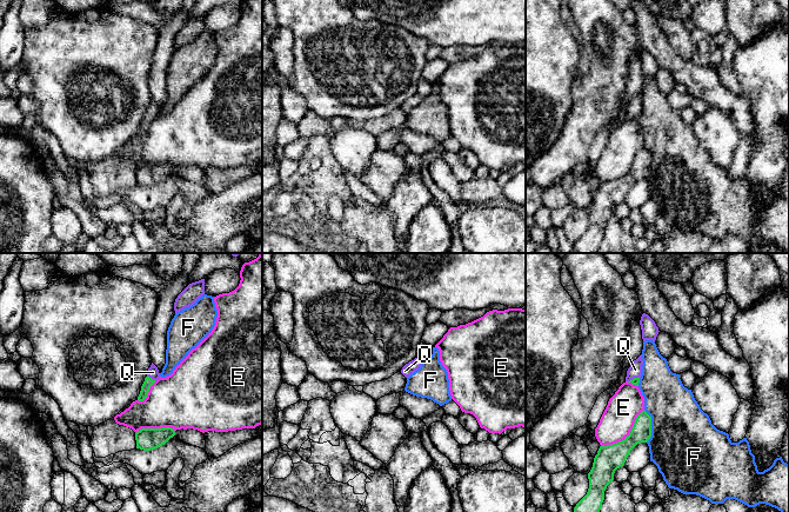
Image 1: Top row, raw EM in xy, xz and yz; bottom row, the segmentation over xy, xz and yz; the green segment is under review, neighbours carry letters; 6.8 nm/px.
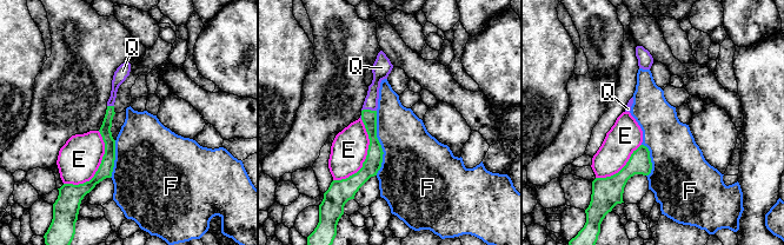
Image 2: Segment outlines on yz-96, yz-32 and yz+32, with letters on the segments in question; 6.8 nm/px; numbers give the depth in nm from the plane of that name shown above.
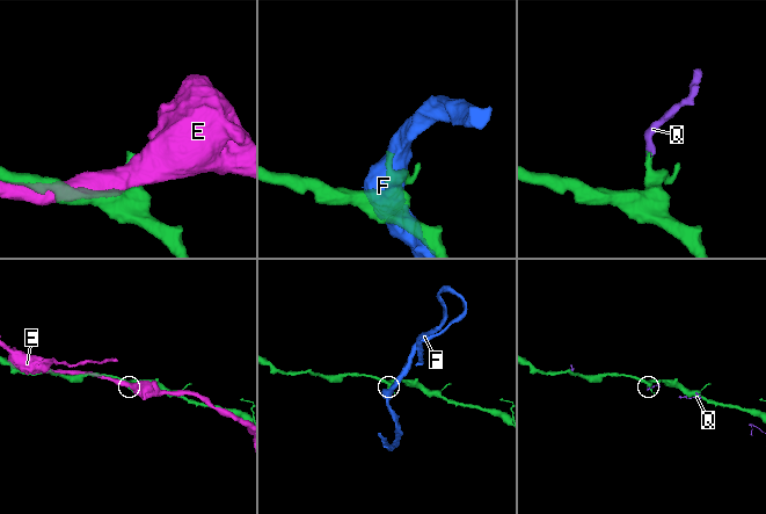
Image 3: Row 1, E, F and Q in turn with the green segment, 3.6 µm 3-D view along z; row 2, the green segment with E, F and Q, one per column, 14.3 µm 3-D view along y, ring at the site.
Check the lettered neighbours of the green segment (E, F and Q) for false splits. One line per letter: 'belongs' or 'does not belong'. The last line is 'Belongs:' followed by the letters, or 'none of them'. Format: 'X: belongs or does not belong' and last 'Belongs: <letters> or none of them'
E: does not belong
F: does not belong
Q: belongs
Belongs: Q

